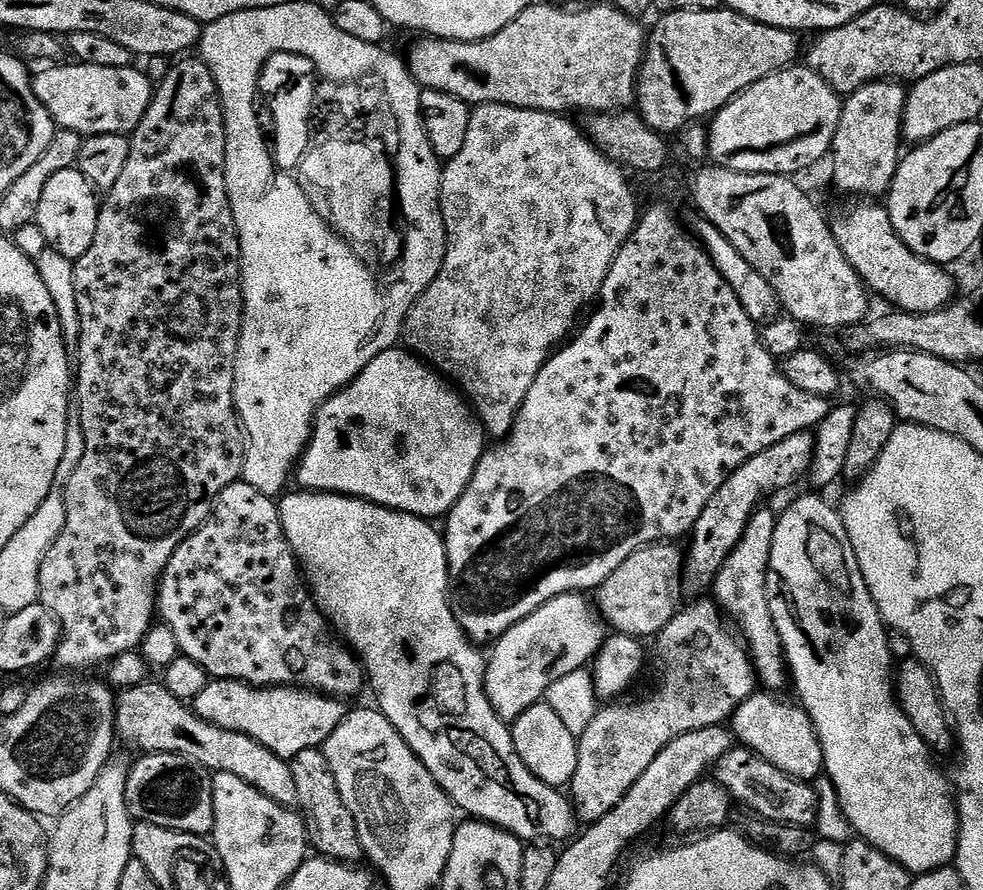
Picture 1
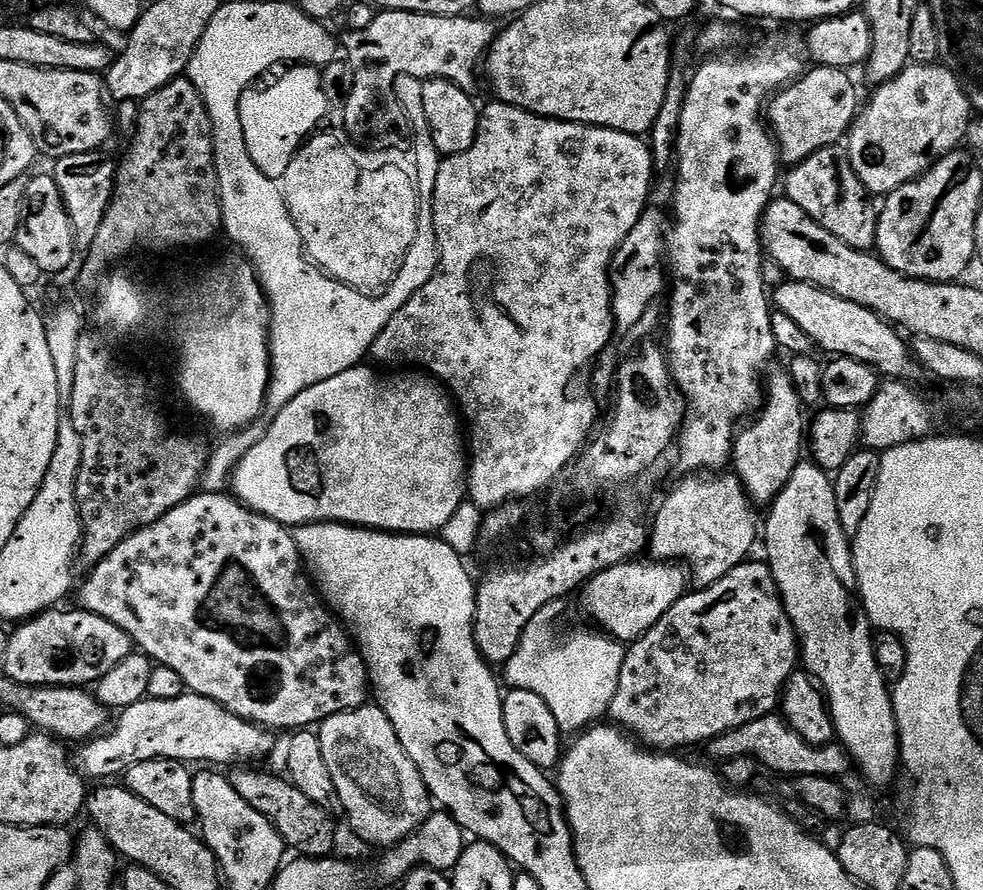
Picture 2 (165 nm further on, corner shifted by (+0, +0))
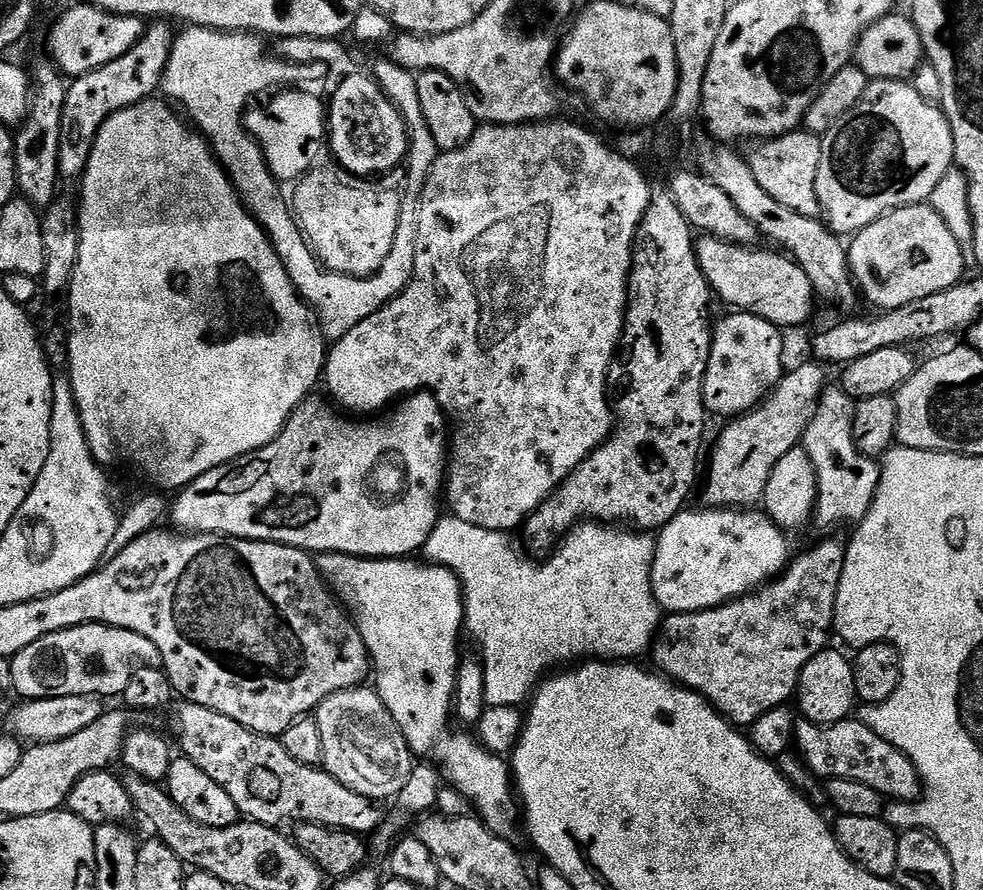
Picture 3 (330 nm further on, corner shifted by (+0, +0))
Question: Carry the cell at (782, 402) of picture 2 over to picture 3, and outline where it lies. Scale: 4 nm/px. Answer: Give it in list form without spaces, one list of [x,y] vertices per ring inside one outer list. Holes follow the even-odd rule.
[[[732,310],[725,320],[717,319],[712,330],[710,358],[704,375],[705,413],[735,418],[752,411],[785,374],[784,336],[766,318]]]

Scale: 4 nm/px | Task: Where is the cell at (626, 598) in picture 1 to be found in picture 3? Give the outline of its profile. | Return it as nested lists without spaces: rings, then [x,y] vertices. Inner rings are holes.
[[[811,363],[800,364],[793,372],[785,371],[775,388],[752,411],[725,423],[728,425],[721,430],[708,460],[708,477],[702,480],[703,503],[707,507],[740,510],[763,501],[770,470],[803,441],[825,390],[825,369],[819,363]]]

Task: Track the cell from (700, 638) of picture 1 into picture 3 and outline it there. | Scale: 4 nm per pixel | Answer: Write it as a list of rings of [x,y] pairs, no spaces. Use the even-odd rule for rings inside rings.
[[[843,539],[824,540],[809,552],[802,553],[800,557],[797,555],[776,579],[769,580],[755,592],[740,596],[728,604],[719,604],[717,608],[665,615],[650,649],[651,663],[680,687],[705,696],[718,712],[736,726],[750,726],[762,718],[762,714],[785,707],[788,699],[791,701],[795,697],[806,662],[810,662],[810,658],[814,658],[814,654],[823,648],[829,647],[828,632],[830,636],[836,622],[838,586],[842,582],[847,549]]]

